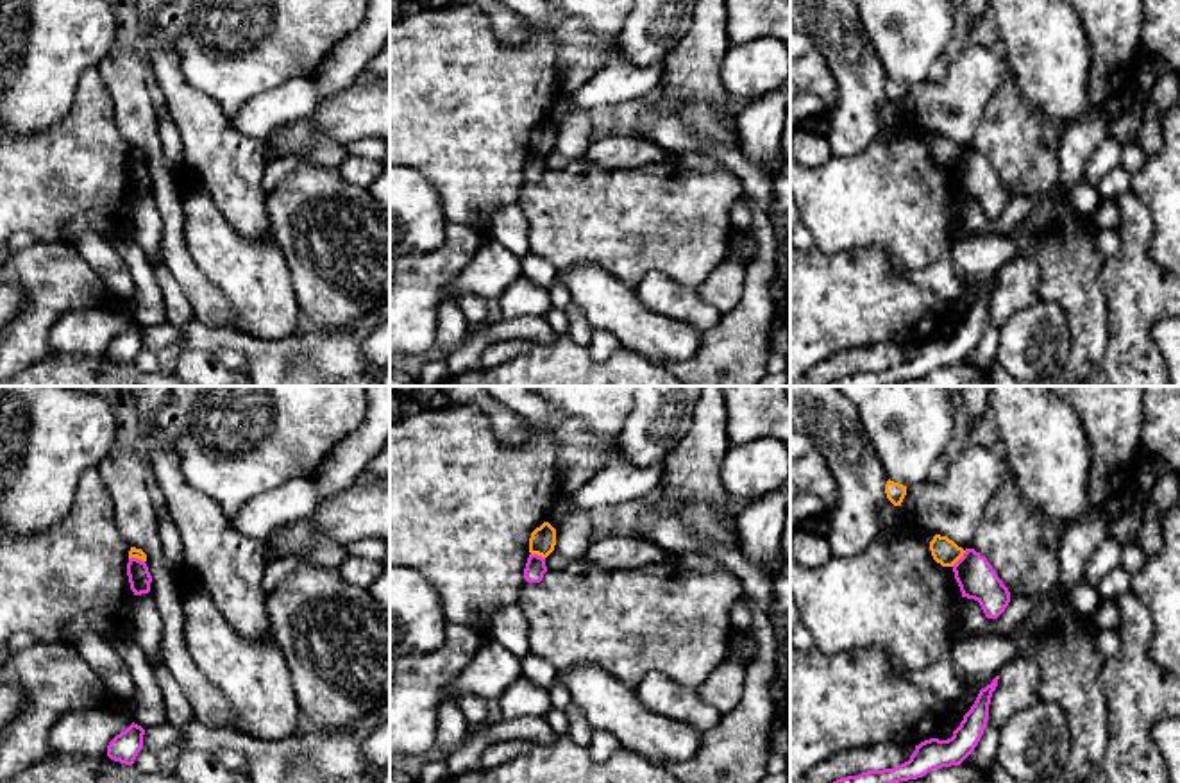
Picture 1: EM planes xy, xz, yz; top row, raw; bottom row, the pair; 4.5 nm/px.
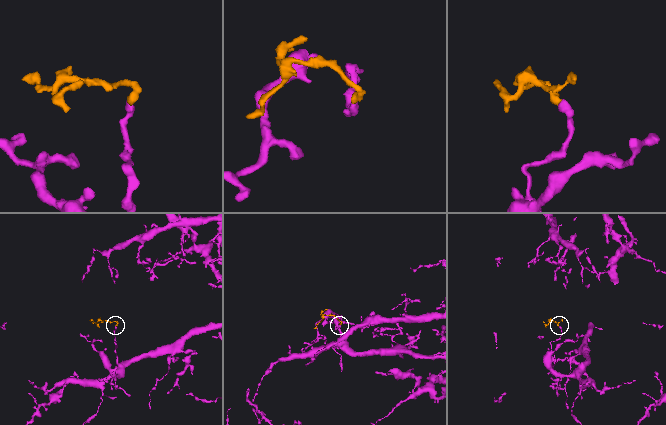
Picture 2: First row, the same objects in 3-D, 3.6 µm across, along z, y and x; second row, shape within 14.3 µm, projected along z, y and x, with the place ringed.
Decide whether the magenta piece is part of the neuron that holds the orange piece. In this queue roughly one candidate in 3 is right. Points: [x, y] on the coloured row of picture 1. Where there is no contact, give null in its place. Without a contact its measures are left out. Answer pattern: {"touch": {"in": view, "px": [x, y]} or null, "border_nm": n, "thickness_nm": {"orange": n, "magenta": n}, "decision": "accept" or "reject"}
{"touch": {"in": "yz", "px": [959, 558]}, "border_nm": 100, "thickness_nm": {"orange": 120, "magenta": 170}, "decision": "reject"}

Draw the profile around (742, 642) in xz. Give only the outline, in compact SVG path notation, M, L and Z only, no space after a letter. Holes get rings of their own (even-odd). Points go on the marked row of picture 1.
M749 627L731 629L728 638L728 656L735 656L749 667L756 658L756 636Z

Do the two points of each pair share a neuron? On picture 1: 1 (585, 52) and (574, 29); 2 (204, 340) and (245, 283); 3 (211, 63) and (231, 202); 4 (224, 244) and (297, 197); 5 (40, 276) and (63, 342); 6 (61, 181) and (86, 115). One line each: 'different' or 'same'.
1: same
2: different
3: different
4: different
5: different
6: same

